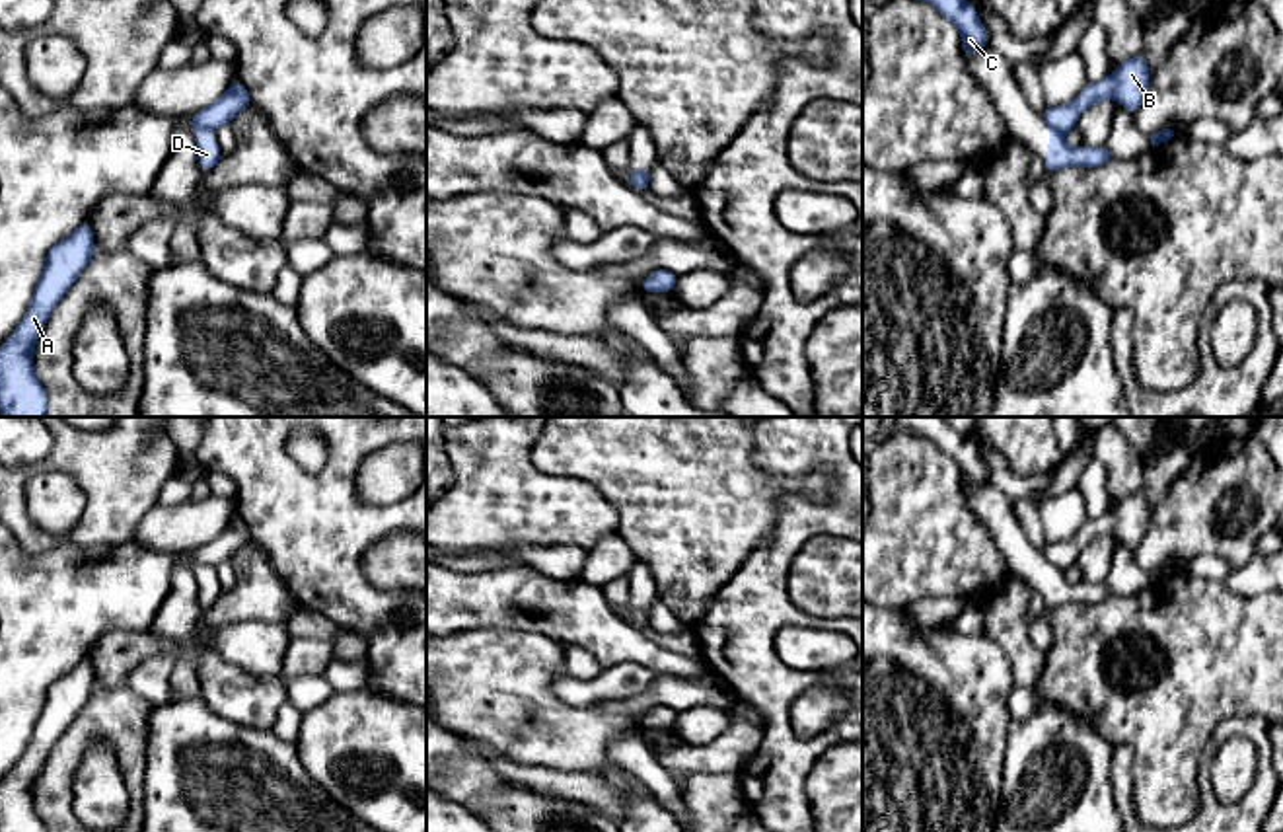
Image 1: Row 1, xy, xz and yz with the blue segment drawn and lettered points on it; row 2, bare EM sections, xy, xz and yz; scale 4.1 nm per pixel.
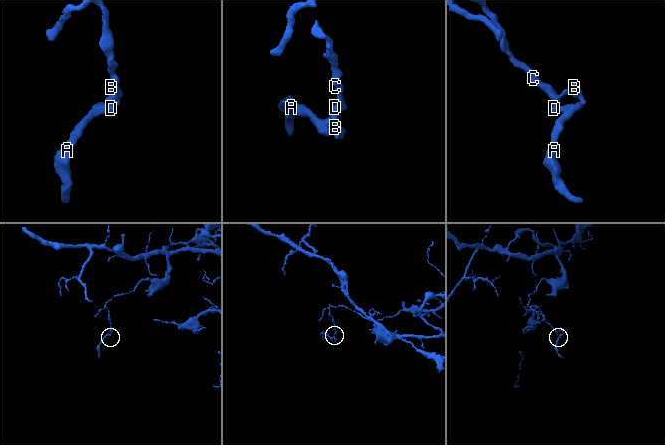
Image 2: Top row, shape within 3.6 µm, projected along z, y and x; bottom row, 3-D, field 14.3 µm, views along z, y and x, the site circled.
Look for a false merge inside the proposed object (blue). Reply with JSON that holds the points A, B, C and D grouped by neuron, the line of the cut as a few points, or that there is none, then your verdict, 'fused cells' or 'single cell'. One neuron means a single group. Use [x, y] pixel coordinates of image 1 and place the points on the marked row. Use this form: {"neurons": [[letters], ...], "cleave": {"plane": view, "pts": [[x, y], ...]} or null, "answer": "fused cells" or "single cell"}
{"neurons": [["A", "D"], ["B", "C"]], "cleave": {"plane": "xy", "pts": [[197, 129], [205, 131]]}, "answer": "fused cells"}

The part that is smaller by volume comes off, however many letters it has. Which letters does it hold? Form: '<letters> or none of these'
A, D

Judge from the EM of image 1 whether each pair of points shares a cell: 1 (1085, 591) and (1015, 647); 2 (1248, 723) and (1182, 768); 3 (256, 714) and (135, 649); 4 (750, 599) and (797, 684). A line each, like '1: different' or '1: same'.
1: different
2: different
3: same
4: same

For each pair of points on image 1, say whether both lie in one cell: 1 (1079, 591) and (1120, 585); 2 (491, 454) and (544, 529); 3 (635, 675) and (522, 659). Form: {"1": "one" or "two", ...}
{"1": "two", "2": "one", "3": "two"}

